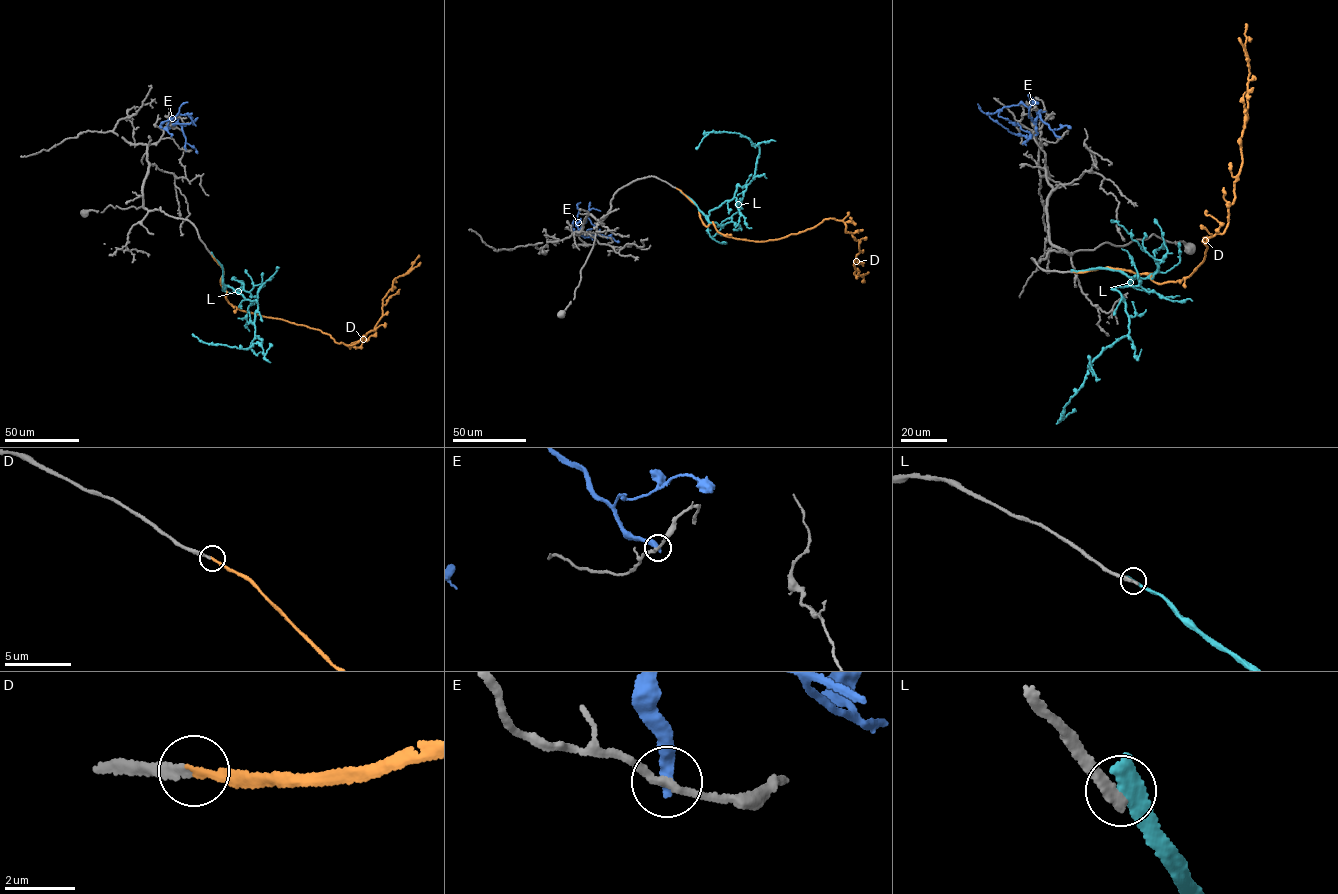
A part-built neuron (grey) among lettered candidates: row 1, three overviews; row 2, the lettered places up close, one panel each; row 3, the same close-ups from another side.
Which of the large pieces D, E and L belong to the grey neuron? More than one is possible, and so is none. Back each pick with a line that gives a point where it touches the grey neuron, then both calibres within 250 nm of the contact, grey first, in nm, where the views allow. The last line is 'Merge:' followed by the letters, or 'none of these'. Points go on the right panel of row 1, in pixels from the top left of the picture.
D: contact (1074, 272); calibres 240 and 220 nm
Merge: D

